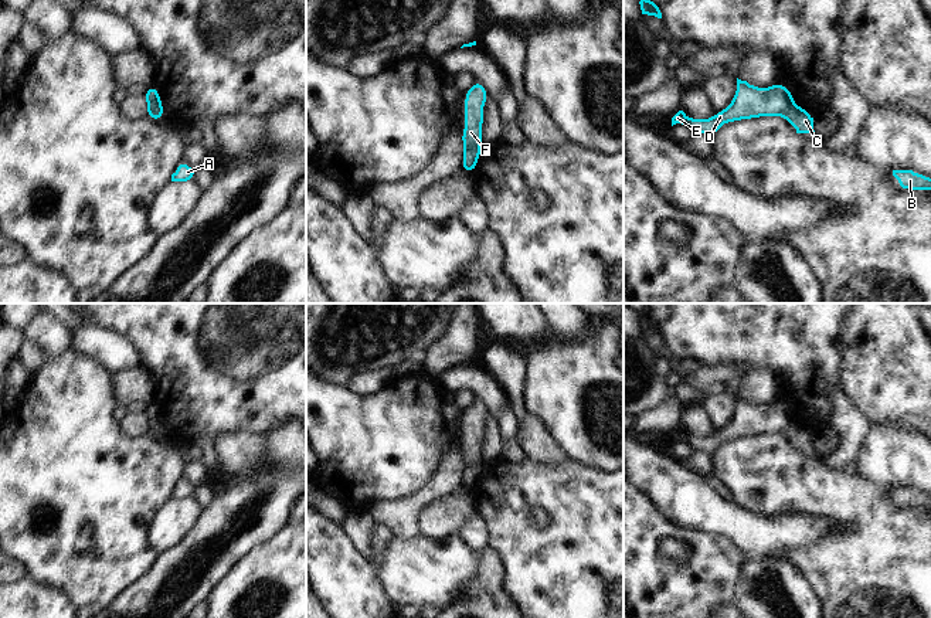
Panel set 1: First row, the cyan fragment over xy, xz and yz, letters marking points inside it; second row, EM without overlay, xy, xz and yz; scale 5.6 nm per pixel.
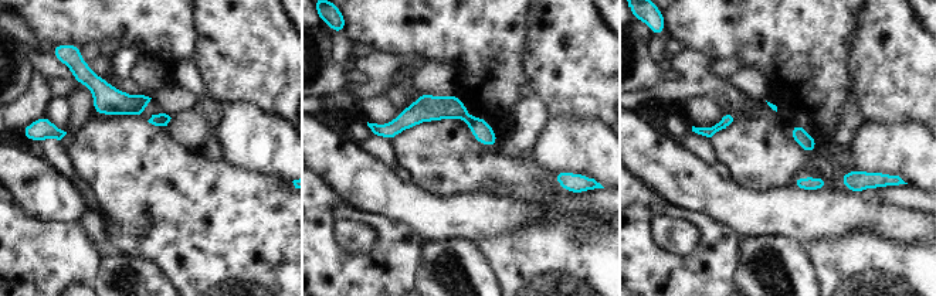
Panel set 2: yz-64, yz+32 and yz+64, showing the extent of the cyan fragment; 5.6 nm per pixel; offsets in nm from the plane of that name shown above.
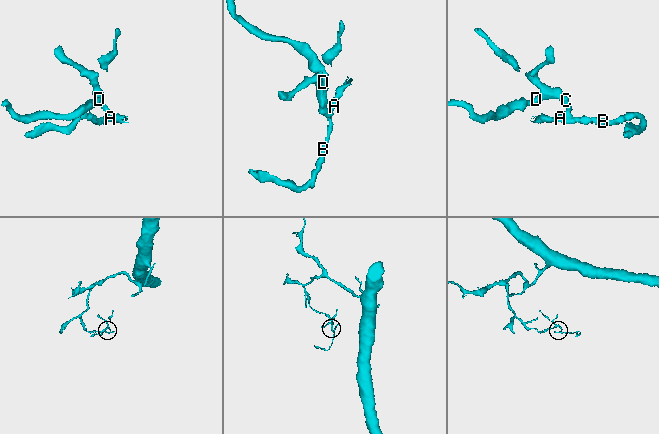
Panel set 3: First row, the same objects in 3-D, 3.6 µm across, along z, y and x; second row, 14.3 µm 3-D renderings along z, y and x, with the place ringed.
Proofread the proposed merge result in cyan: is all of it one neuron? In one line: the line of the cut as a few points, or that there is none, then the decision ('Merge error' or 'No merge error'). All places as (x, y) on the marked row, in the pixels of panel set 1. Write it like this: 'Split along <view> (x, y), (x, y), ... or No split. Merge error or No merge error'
Split along xy (162, 108), (148, 111). Merge error.

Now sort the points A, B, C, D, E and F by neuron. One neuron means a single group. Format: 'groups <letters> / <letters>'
groups A B C / D E F

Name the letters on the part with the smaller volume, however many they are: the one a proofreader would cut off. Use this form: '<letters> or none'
A, B, C

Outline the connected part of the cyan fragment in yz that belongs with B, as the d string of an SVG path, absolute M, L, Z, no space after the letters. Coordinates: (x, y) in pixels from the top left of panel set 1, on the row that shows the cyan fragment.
M893 170L893 176L898 180L898 190L931 191L931 177L915 173L913 170Z

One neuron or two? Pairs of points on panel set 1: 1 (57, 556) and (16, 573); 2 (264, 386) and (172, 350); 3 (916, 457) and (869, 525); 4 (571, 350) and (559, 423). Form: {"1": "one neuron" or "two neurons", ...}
{"1": "two neurons", "2": "one neuron", "3": "two neurons", "4": "one neuron"}

